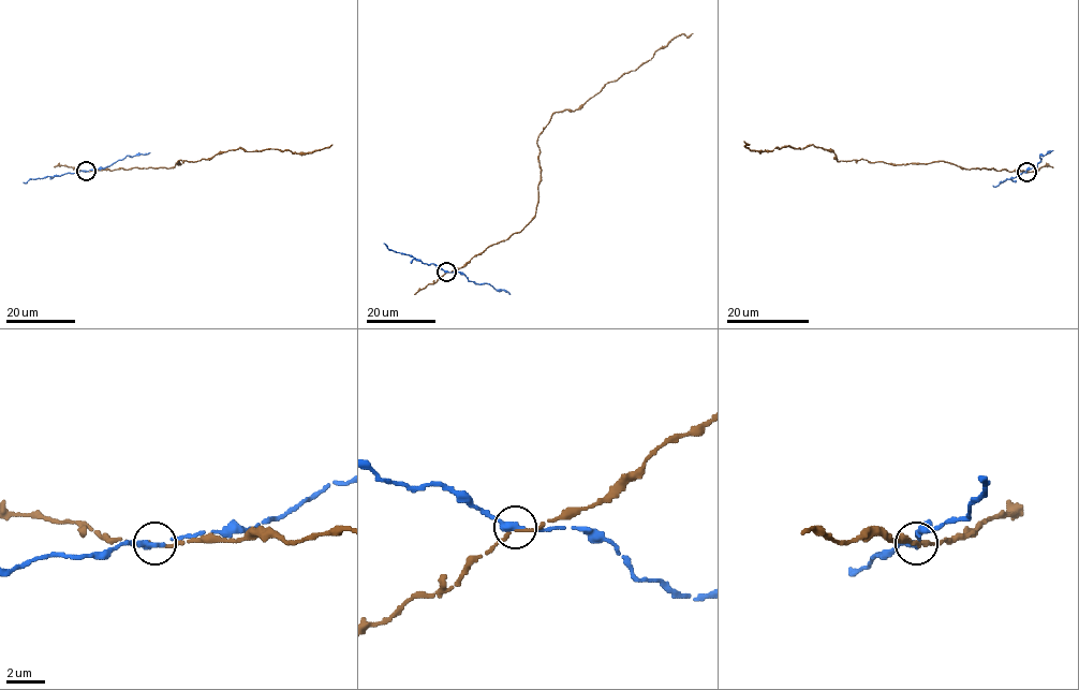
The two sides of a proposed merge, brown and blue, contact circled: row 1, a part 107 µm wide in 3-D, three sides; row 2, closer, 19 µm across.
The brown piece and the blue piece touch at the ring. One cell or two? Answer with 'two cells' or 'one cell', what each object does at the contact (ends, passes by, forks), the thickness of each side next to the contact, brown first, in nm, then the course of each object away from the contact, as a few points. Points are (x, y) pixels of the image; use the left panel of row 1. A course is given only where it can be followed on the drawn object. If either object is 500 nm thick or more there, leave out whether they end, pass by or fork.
two cells; brown passes by; blue passes by; calibres 200 and 300 nm; course brown (87, 171), (172, 167), (179, 160), (210, 159), (239, 148), (302, 153), (333, 145); course blue (87, 171), (101, 169), (128, 155), (149, 152)

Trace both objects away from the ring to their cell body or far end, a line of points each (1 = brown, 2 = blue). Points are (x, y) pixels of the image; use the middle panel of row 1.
1: (447, 272), (519, 233), (535, 215), (536, 140), (553, 114), (578, 108), (671, 40), (693, 33)
2: (447, 272), (461, 272), (470, 281), (488, 283), (510, 294)

